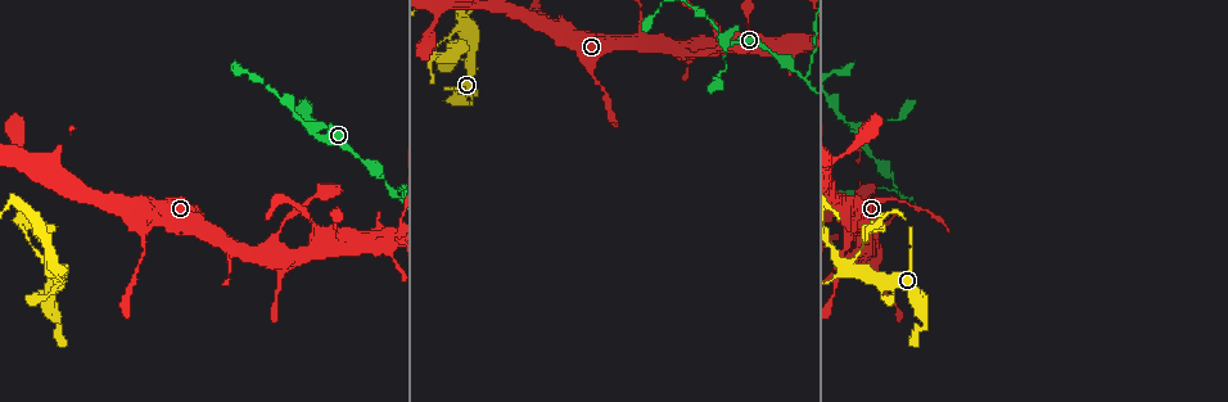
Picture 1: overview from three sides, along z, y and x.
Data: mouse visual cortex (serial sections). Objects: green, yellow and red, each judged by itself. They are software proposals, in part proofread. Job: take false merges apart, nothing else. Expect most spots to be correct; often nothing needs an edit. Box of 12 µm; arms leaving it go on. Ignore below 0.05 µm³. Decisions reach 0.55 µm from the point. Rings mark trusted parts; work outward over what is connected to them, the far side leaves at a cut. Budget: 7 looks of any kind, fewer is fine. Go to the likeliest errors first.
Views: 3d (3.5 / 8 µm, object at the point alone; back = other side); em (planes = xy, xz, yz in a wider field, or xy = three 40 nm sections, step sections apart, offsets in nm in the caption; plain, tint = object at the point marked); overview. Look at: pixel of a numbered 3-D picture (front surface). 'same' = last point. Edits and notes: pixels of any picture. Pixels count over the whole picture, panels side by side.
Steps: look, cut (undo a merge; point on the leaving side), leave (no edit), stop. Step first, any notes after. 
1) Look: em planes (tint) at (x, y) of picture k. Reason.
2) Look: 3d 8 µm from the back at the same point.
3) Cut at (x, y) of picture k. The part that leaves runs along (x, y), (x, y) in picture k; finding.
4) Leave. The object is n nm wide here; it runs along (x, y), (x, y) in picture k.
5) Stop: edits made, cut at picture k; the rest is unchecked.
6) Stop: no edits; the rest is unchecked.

Look: 3d 3.5 µm from the back at (895, 185) of picture 1. Sharp bend.

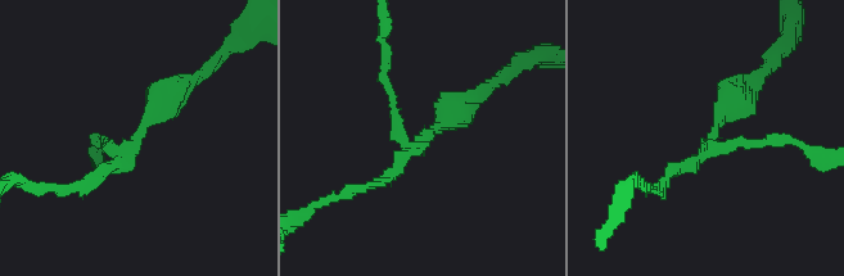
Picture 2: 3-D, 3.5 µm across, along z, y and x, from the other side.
Look: em xy step 5 (tint) at (140, 140) of picture 2. 3 arms meet here; the arms are 150, 150, 250 nm wide.

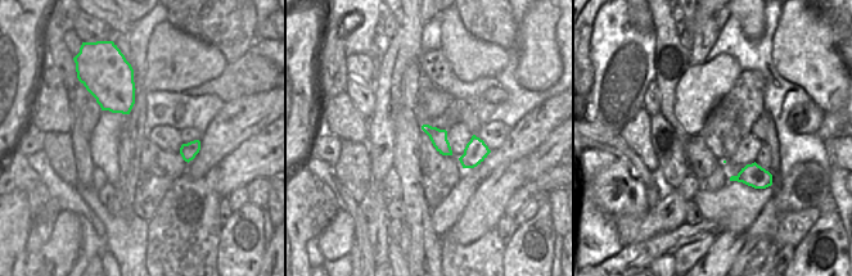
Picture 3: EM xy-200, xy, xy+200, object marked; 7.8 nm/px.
Cut at (749, 144) of picture 2. The part that leaves runs along (702, 155), (738, 140), (807, 148) in picture 2; a second cell is stuck on.

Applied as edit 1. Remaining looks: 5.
Look: overview. See it whole again.

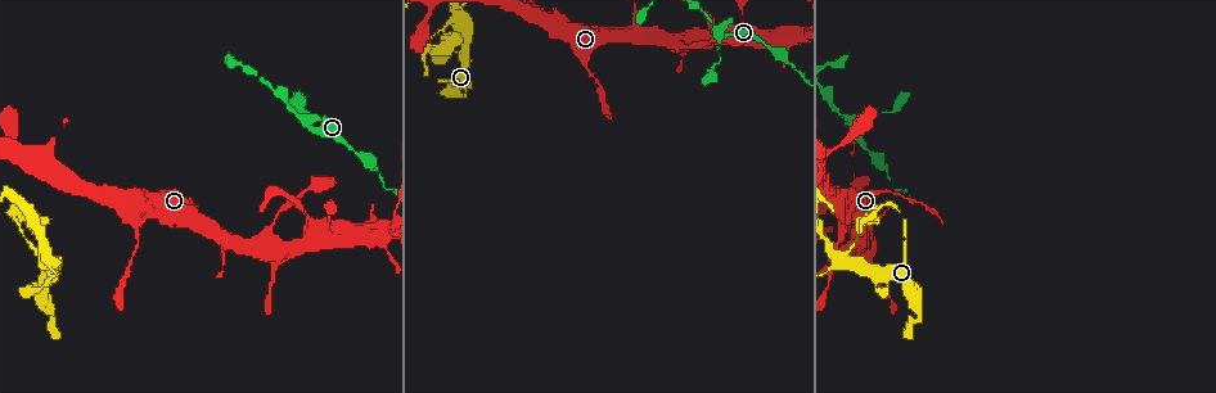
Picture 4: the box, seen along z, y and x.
Look: em xy step 2 (tint) at (326, 237) of picture 4. Looks like a crossing.

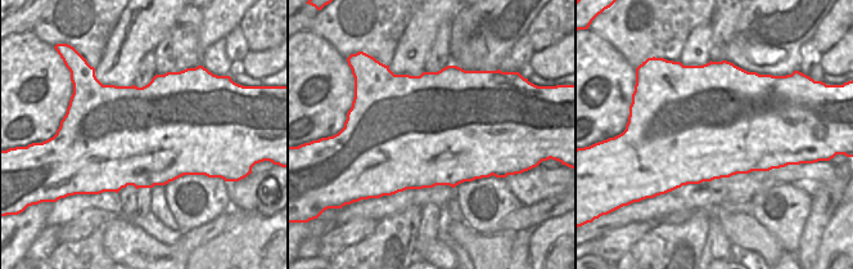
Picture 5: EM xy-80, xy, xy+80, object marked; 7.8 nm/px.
Look: 3d 3.5 µm at the same point.

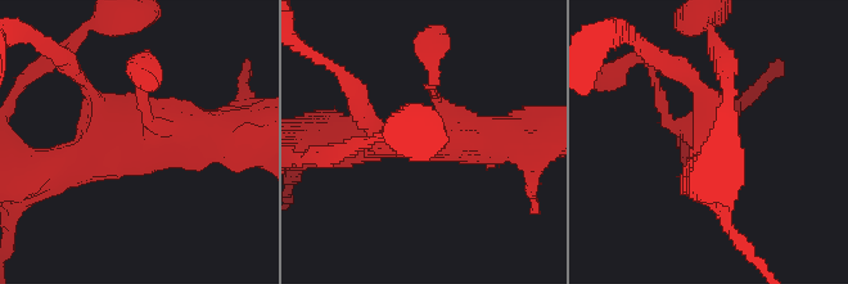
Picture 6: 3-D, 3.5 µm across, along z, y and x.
Leave. It runs along (53, 172), (93, 148), (219, 133) in picture 6; all the same cell.

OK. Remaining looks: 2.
Stop: edits made, cut at picture 2; the rest is unchecked.

